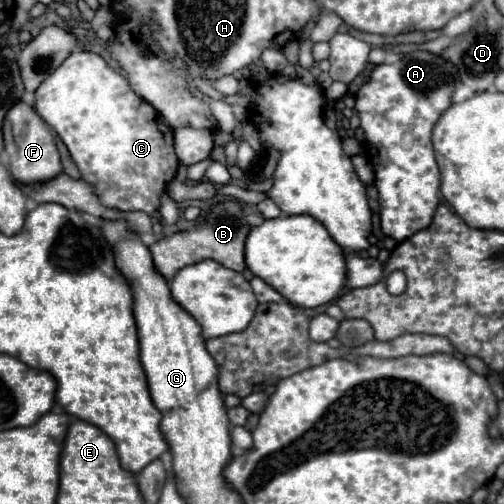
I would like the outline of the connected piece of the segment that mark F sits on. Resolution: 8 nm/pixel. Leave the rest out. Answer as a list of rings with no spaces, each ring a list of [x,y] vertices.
[[[24,102],[14,104],[4,118],[4,150],[8,154],[8,168],[16,182],[44,182],[62,172],[60,154],[54,144],[54,136],[46,122],[36,114],[36,110]]]

